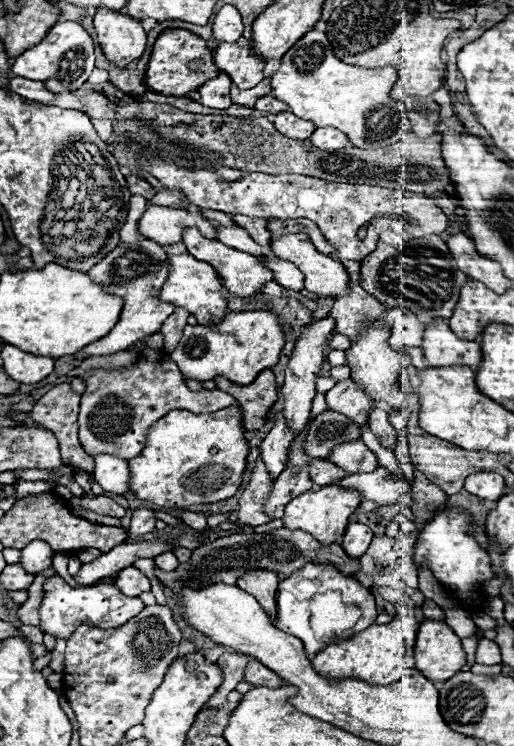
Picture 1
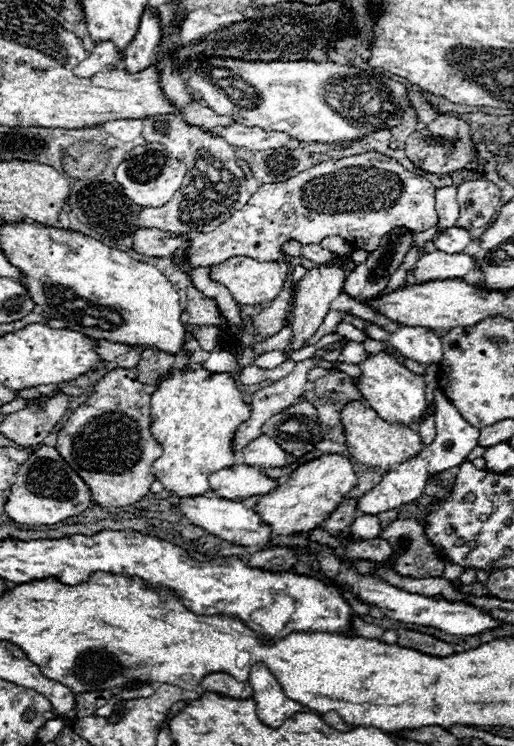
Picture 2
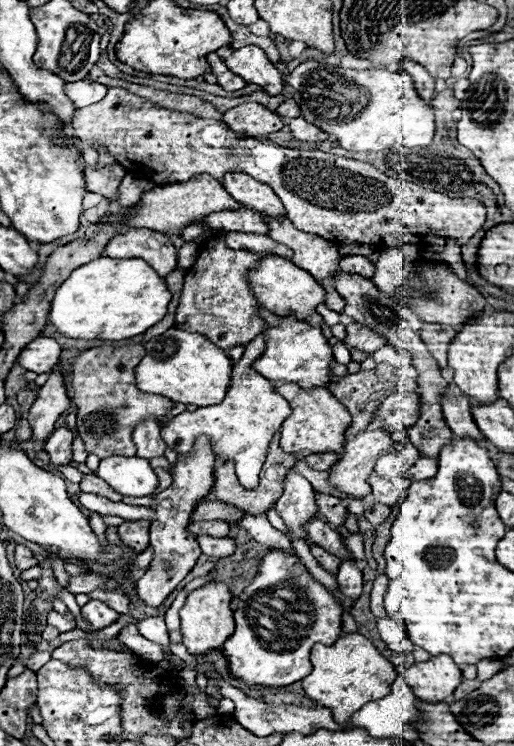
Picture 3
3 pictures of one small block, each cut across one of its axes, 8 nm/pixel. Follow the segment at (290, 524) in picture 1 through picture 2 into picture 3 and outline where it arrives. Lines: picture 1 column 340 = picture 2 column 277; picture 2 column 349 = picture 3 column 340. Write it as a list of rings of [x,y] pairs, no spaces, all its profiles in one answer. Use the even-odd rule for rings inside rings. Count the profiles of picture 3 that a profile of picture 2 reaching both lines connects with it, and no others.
[[[364,430],[346,442],[342,456],[330,470],[330,486],[354,496],[364,498],[370,494],[366,478],[374,470],[374,462],[386,452],[392,450],[396,440],[384,430]]]

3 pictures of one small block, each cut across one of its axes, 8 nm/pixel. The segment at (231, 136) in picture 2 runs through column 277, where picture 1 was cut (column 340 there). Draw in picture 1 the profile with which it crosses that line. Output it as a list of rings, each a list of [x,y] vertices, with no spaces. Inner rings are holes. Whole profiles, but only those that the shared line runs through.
[[[316,128],[310,140],[320,150],[340,150],[340,148],[346,148],[350,144],[348,136],[344,136],[336,128]]]

